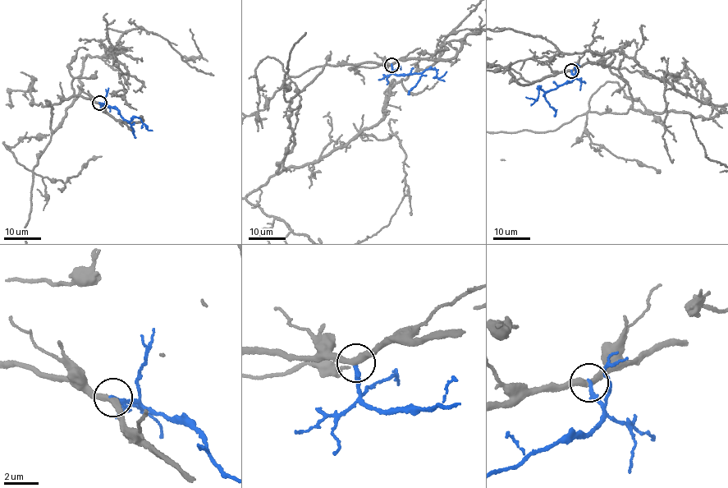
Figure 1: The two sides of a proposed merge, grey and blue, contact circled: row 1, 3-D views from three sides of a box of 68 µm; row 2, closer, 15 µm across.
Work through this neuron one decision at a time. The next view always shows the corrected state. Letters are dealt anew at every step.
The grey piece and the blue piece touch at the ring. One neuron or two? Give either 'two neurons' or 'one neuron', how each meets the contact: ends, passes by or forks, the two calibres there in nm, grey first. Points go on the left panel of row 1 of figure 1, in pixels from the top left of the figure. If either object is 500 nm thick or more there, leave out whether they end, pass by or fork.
two neurons | grey passes by | blue ends | 340/260 nm

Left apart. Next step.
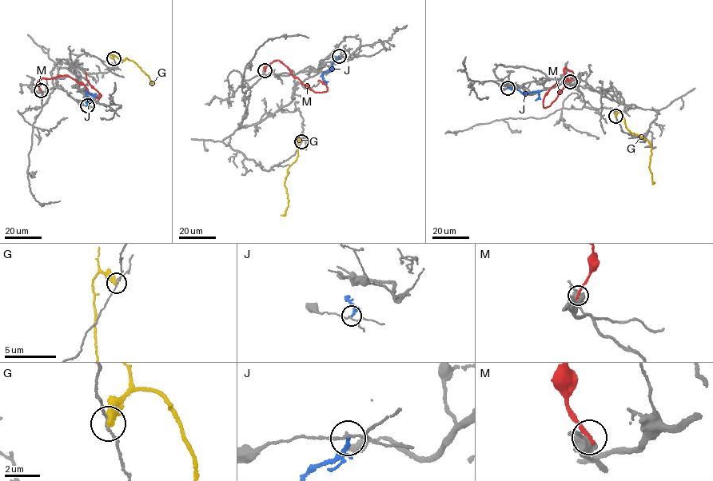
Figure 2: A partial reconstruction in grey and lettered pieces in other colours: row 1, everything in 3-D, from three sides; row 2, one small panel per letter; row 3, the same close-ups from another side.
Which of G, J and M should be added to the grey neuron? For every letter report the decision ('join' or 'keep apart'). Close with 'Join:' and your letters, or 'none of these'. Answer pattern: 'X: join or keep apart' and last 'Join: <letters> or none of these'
G: keep apart
J: keep apart
M: keep apart
Join: none of these

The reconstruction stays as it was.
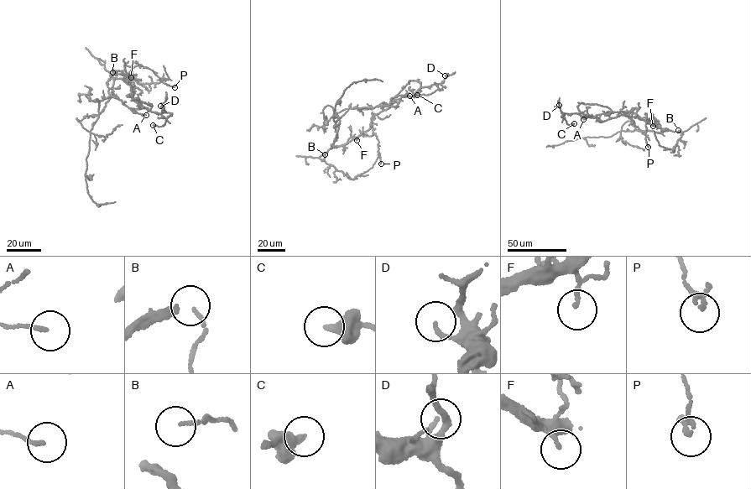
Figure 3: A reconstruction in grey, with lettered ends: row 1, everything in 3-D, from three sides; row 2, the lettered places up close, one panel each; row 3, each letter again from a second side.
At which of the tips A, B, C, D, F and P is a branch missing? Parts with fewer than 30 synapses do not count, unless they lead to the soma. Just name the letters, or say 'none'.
none

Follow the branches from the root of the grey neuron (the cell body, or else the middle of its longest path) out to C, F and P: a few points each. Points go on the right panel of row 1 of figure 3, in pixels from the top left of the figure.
C: (649, 130), (636, 130), (633, 121), (623, 115), (601, 122), (592, 116), (565, 113), (566, 123), (574, 123)
F: (649, 130), (659, 132), (668, 130), (653, 126)
P: (649, 130), (659, 132), (668, 129), (649, 123), (650, 118), (646, 118), (645, 138), (648, 147)

